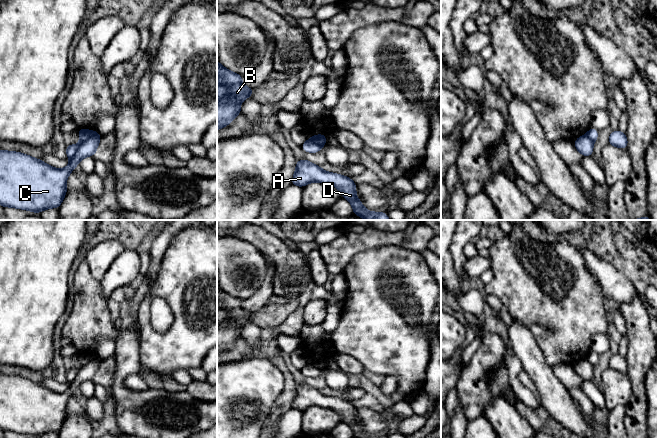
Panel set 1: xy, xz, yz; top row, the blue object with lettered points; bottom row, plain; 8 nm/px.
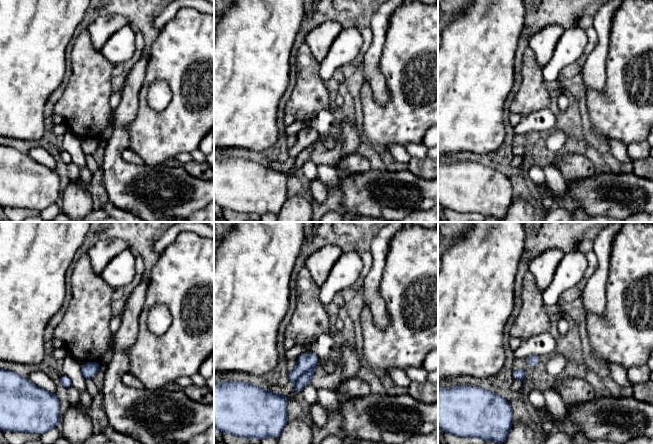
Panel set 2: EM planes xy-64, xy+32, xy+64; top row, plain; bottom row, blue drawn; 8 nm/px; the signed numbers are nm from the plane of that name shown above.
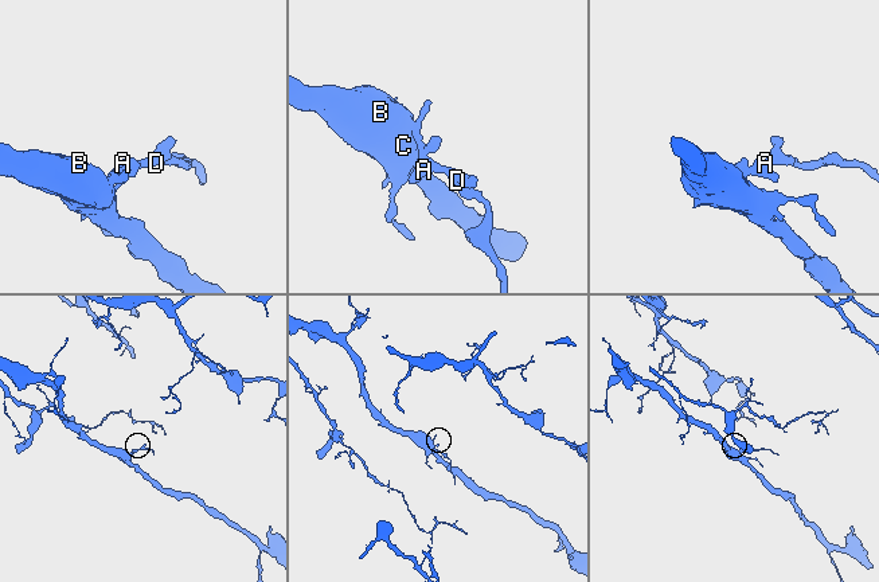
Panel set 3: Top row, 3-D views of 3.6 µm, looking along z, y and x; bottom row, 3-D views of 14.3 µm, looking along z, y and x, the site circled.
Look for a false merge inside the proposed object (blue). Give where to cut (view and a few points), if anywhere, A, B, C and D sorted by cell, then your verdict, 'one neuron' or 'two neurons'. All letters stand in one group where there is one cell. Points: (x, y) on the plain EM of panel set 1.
cut xy (96, 356), (79, 370), (76, 378), (71, 383); groups A D / B C; two neurons

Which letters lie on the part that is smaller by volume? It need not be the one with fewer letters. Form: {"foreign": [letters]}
{"foreign": ["A", "D"]}

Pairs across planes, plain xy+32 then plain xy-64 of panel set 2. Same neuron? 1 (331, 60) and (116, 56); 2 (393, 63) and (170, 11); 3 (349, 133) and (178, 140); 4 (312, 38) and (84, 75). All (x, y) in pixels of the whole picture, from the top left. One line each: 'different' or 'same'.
1: same
2: different
3: different
4: different

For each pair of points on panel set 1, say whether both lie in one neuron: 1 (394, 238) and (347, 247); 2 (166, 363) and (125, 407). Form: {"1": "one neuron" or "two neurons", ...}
{"1": "one neuron", "2": "two neurons"}

